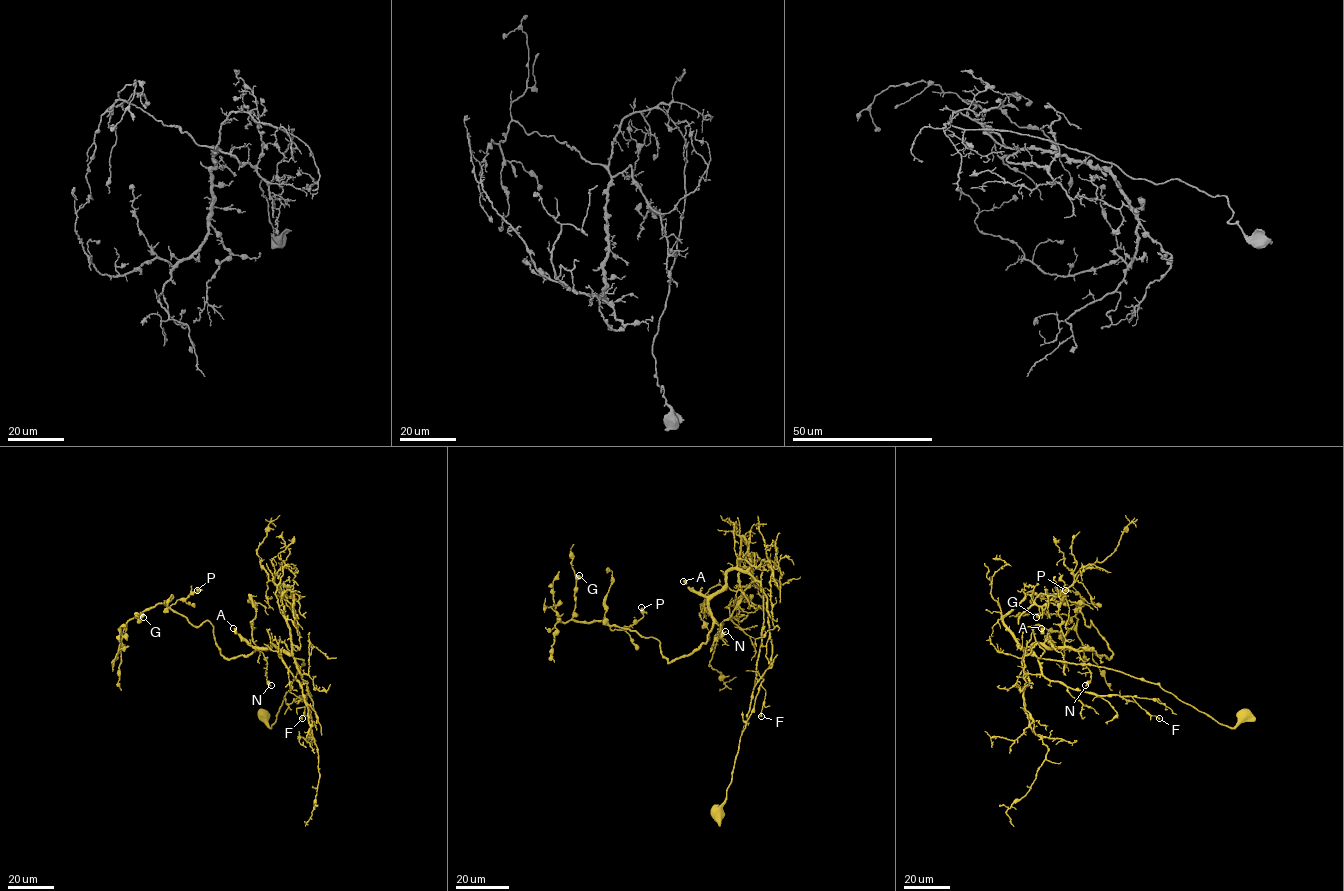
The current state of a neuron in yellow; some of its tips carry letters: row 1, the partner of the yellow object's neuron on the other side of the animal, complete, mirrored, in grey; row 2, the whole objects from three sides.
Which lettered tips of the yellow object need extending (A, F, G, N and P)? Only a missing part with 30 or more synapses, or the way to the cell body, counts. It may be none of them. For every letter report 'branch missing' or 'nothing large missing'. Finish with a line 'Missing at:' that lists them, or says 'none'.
A: branch missing
F: nothing large missing
G: nothing large missing
N: nothing large missing
P: nothing large missing
Missing at: A

